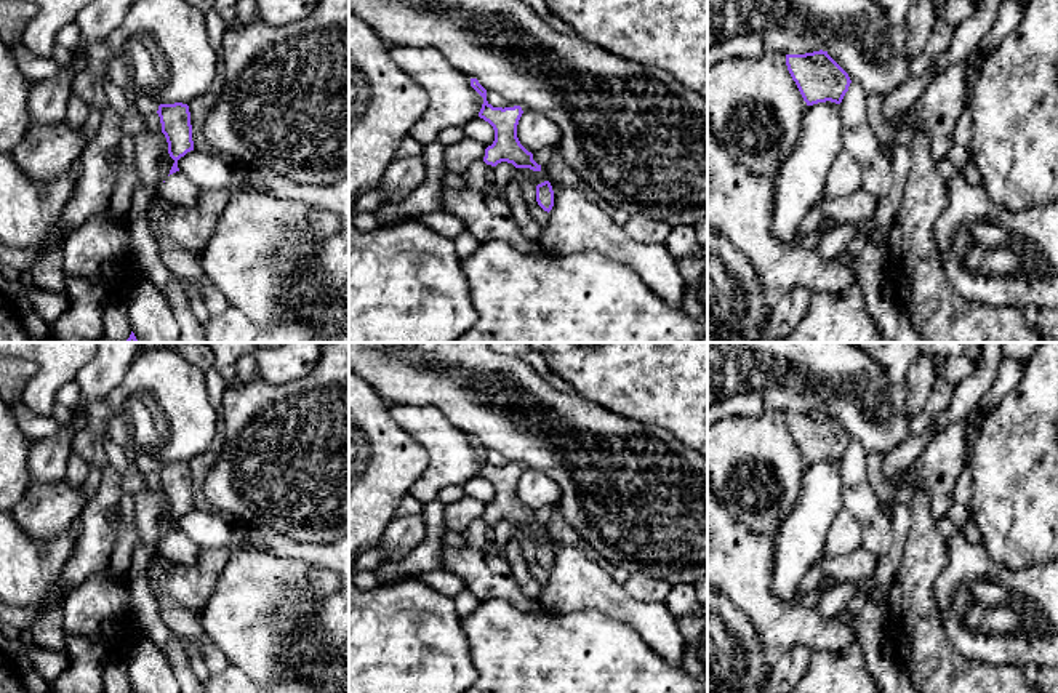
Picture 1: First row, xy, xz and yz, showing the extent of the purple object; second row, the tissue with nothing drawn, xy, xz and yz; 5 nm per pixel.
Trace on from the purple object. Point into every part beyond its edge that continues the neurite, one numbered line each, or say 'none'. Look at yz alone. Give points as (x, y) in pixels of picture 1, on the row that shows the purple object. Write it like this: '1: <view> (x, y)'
none

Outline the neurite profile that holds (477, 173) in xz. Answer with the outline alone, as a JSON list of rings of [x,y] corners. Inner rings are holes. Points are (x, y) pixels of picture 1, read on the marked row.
[[[477,160],[475,163],[469,166],[464,178],[467,186],[483,192],[480,186],[490,181],[488,165],[483,160]]]

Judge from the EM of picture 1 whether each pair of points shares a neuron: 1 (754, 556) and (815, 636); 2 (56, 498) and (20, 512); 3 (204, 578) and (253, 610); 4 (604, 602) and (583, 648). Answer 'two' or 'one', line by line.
1: one
2: one
3: two
4: two

